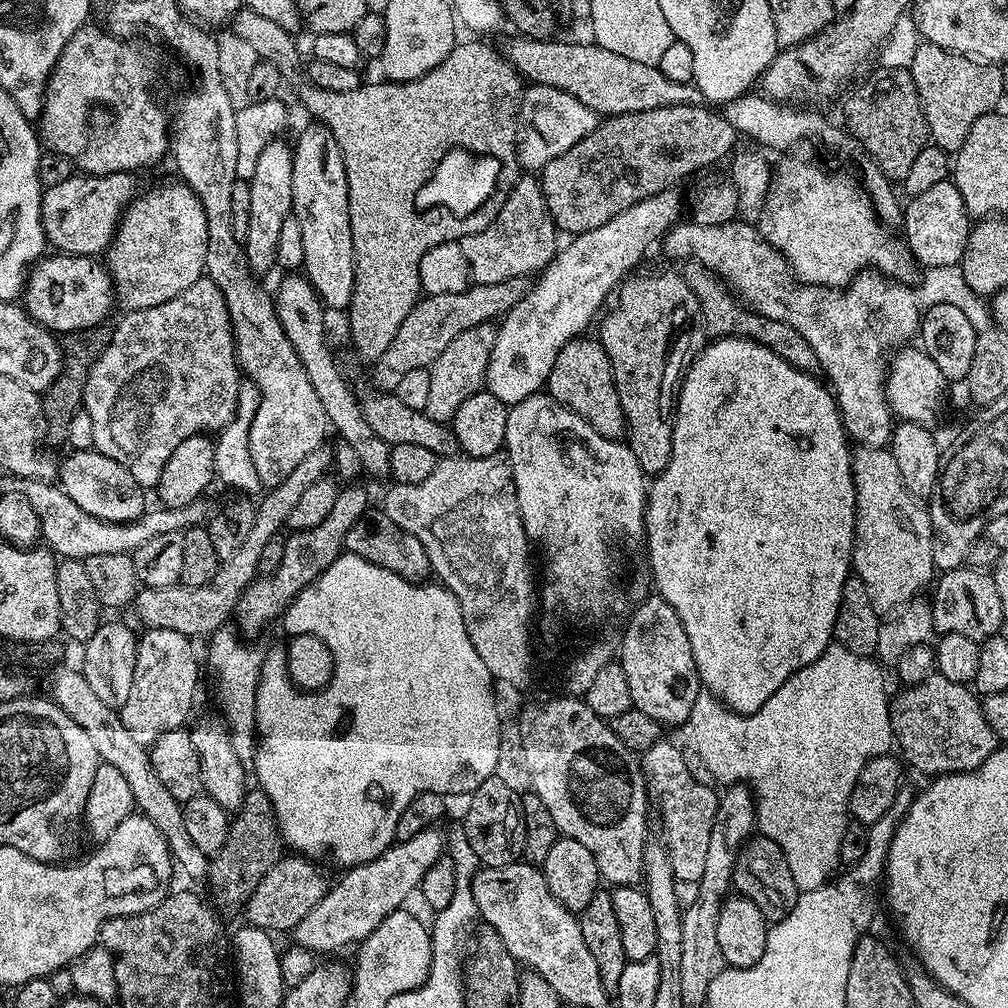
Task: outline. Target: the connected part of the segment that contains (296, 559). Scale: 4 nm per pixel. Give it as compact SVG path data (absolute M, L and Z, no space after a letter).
M354 486L341 487L338 502L334 502L334 510L330 514L330 518L326 518L326 522L318 522L318 526L308 528L304 532L292 532L285 539L286 554L282 556L282 566L278 566L278 570L274 570L269 576L260 576L253 580L252 585L244 591L234 613L235 623L239 625L238 628L241 633L252 638L252 635L258 635L271 620L279 621L284 613L288 611L288 605L296 599L296 595L306 586L313 584L345 551L344 543L346 542L346 534L350 534L350 526L354 526L354 522L358 522L358 518L362 518L362 514L369 511L370 508L367 490L350 487Z

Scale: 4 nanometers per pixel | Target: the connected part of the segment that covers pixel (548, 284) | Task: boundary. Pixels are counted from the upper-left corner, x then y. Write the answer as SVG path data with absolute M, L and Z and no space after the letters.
M671 187L650 198L642 198L642 202L634 202L634 206L626 206L622 214L610 218L610 222L602 222L602 226L597 226L595 230L573 235L569 239L572 241L559 249L553 260L539 273L537 282L535 279L529 287L527 295L511 308L497 327L485 380L485 389L488 392L499 395L504 404L511 406L541 391L547 385L554 358L558 358L558 350L587 333L584 331L591 326L592 319L593 324L597 319L596 311L605 307L604 299L617 291L621 281L633 271L631 268L647 254L648 247L651 244L659 245L668 229L681 219L680 196L676 191L675 187Z

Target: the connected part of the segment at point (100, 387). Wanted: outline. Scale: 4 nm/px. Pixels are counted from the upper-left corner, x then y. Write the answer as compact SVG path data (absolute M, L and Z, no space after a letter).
M202 278L198 282L194 282L194 286L190 286L190 290L182 290L182 294L178 294L178 298L170 298L170 302L162 302L162 306L150 306L150 310L124 312L121 317L120 325L112 328L110 346L106 346L106 350L102 350L102 354L90 370L82 408L83 411L90 414L90 422L94 422L95 451L106 454L106 458L114 458L114 462L126 466L130 470L130 474L134 474L134 482L138 482L145 490L152 490L162 478L162 466L166 466L170 454L174 454L174 450L178 450L178 446L182 446L182 442L186 442L186 438L219 433L235 418L242 373L236 359L236 340L232 337L232 323L228 317L226 302L213 280Z

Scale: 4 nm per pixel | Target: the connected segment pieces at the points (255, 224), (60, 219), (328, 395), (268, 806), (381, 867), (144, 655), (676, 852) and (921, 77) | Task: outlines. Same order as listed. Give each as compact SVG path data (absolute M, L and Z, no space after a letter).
M275 138L269 141L258 154L253 176L247 179L250 186L250 222L246 229L246 238L242 243L250 270L260 278L264 278L271 268L277 267L276 251L282 222L286 222L286 218L292 215L292 199L294 198L292 148L284 145L282 140Z
M111 172L105 176L73 174L59 186L44 188L40 193L40 217L45 241L51 247L53 244L57 253L69 256L96 258L107 253L121 216L138 195L136 179L131 172Z
M288 274L274 292L274 303L279 322L282 323L286 336L294 346L303 368L310 378L311 385L321 399L323 409L326 411L329 425L334 432L341 435L341 441L353 448L358 457L363 471L368 475L387 475L389 473L390 446L384 439L378 438L370 424L365 422L363 407L356 400L347 382L336 368L334 358L326 340L326 313L325 305L317 295L315 288L309 283L307 277L300 274Z
M253 787L244 796L242 811L231 821L224 849L210 860L210 885L216 891L217 898L228 908L247 905L258 882L266 878L266 870L270 870L270 866L281 860L285 848L270 798L263 788Z
M439 827L427 828L422 834L414 834L414 838L393 843L378 858L347 869L344 877L331 885L322 902L298 922L294 929L295 943L313 954L336 952L347 944L359 945L374 931L378 922L382 922L382 918L409 903L408 895L419 889L426 870L445 855L444 836L440 831Z
M149 628L139 637L136 646L134 682L130 686L130 698L119 708L120 720L130 730L134 742L151 746L162 734L185 727L184 719L192 708L196 696L196 683L200 680L200 668L196 665L193 641L178 634L178 630Z
M662 738L654 746L650 746L650 750L646 750L642 754L642 767L646 783L654 797L655 807L656 804L660 807L660 824L664 827L662 840L667 847L670 864L677 881L681 885L696 886L700 883L703 870L706 867L706 854L709 853L710 834L714 828L718 803L717 793L712 793L713 789L709 785L698 782L698 778L694 778L694 774L690 774L690 770L686 770L682 748L676 744L671 744L668 738Z
M927 42L921 43L914 54L910 71L920 95L931 143L949 154L959 150L962 142L966 142L966 134L970 134L970 126L974 126L982 114L993 111L1006 92L1002 71L997 65L959 56L957 52L948 52Z

